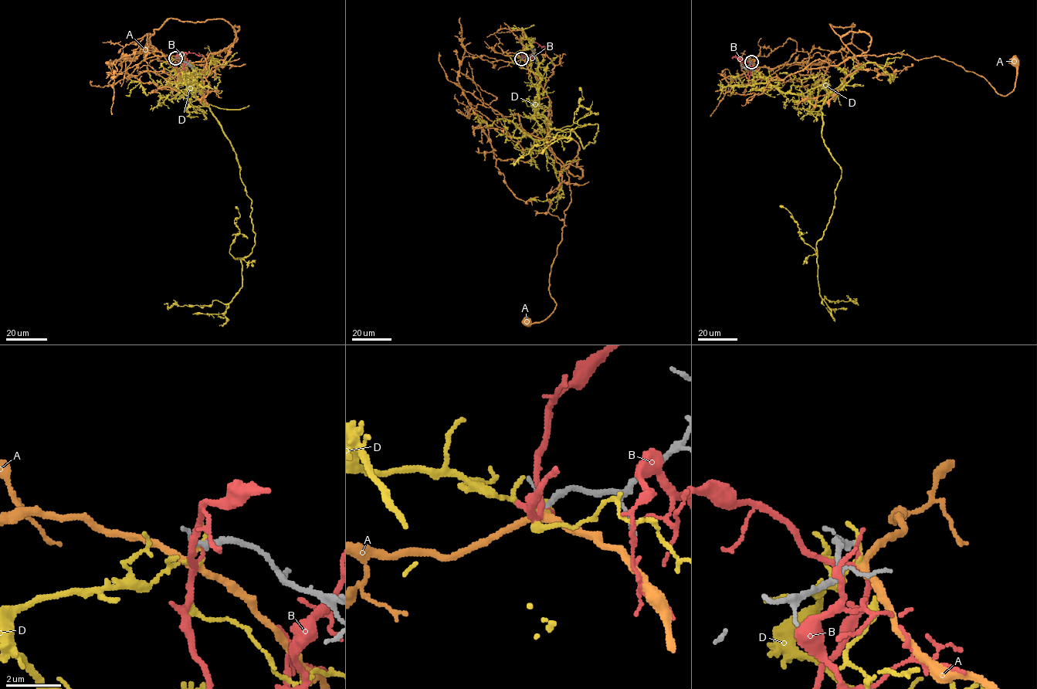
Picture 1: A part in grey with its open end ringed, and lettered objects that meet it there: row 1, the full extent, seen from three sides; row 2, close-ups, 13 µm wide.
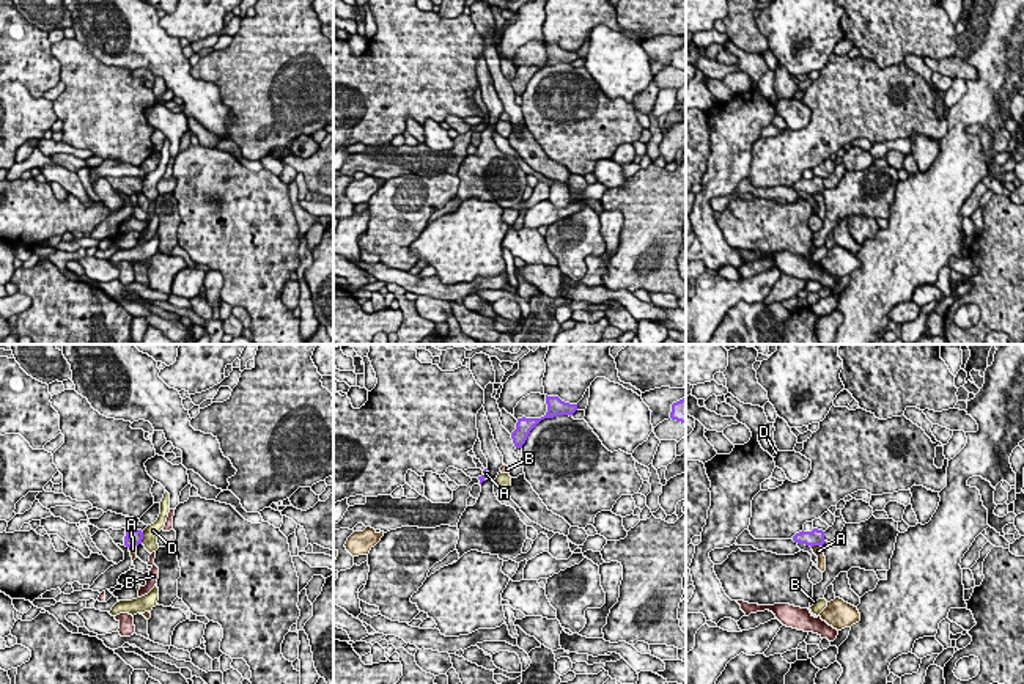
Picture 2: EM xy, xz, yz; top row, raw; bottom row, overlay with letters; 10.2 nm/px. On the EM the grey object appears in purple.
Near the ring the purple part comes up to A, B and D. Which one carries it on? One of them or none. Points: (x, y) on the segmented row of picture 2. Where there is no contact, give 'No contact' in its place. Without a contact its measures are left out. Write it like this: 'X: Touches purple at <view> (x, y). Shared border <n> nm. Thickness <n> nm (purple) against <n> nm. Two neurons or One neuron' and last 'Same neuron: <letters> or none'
A: Touches purple at yz (817, 544). Shared border 110 nm. Thickness 160 nm (purple) against 100 nm. Two neurons
B: No contact. Two neurons
D: Touches purple at xy (142, 538). Shared border 130 nm. Thickness 160 nm (purple) against 160 nm. Two neurons
Same neuron: none

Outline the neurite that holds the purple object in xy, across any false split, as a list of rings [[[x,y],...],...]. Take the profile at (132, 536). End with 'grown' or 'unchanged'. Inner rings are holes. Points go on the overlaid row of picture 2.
[[[109,528],[105,530],[110,538],[113,539],[115,544],[121,544],[121,546],[126,546],[126,547],[132,547],[132,546],[138,546],[142,544],[142,539],[143,539],[143,531],[142,530],[126,530],[126,528],[121,528],[121,530],[113,530],[113,528]]]; grown

